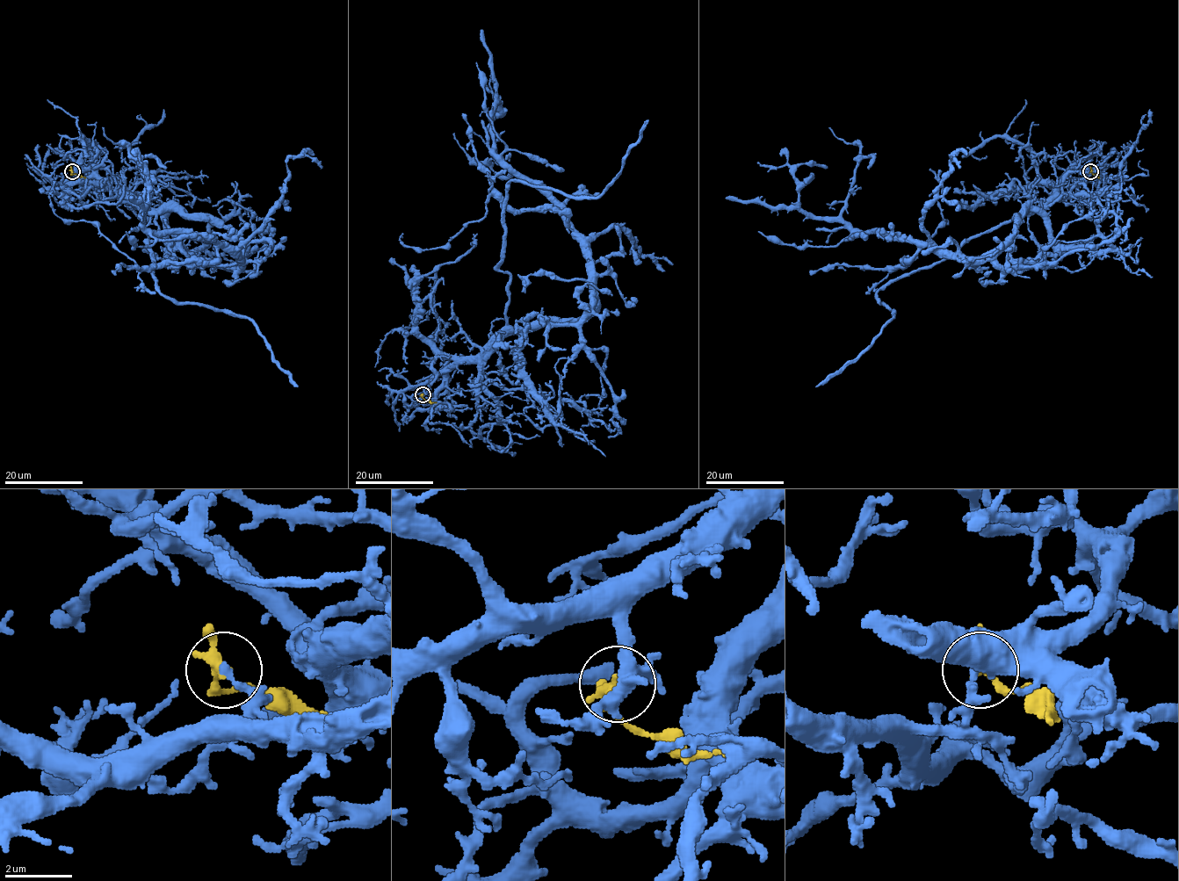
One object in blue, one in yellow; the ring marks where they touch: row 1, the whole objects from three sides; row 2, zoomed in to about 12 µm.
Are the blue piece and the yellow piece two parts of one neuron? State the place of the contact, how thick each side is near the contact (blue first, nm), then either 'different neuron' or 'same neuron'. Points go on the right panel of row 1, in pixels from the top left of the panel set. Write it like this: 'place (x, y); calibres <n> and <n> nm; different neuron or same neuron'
place (1090, 171); calibres 240 and 280 nm; different neuron

